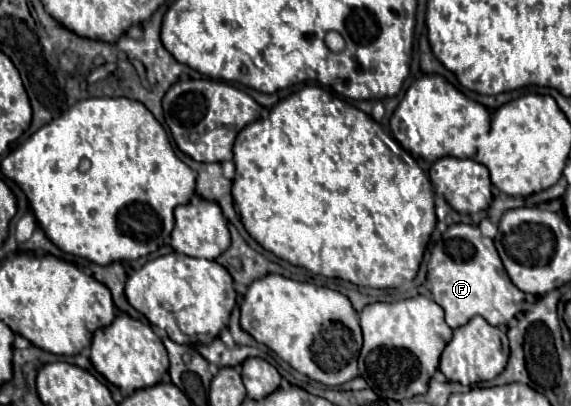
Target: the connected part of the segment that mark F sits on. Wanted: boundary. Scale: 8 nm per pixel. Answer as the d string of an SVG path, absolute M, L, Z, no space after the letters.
M463 223L451 225L443 233L441 241L435 243L429 259L427 289L431 291L435 303L443 307L445 321L451 329L465 325L475 315L481 315L489 325L505 325L515 317L525 299L525 293L509 279L493 239L485 237L479 227Z

